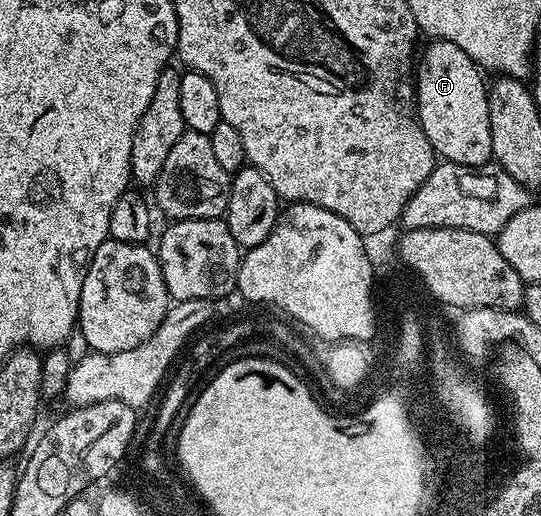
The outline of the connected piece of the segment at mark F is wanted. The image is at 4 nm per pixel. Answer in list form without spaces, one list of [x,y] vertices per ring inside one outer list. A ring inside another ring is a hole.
[[[454,42],[428,43],[425,55],[420,55],[415,70],[415,109],[427,140],[433,145],[434,155],[447,162],[458,162],[464,166],[483,166],[493,157],[491,148],[491,116],[489,115],[489,91],[484,82],[482,71],[476,62],[463,52]]]

